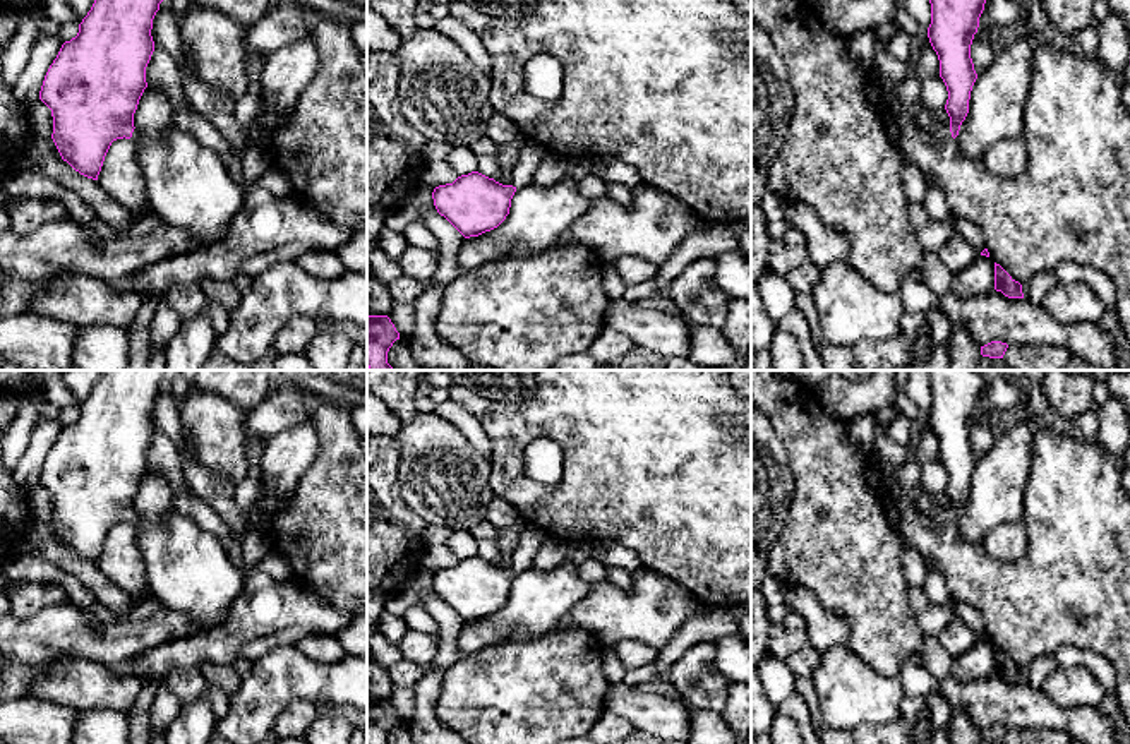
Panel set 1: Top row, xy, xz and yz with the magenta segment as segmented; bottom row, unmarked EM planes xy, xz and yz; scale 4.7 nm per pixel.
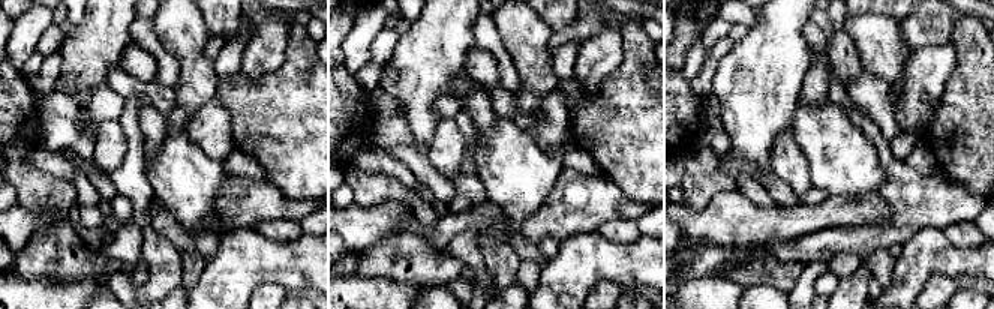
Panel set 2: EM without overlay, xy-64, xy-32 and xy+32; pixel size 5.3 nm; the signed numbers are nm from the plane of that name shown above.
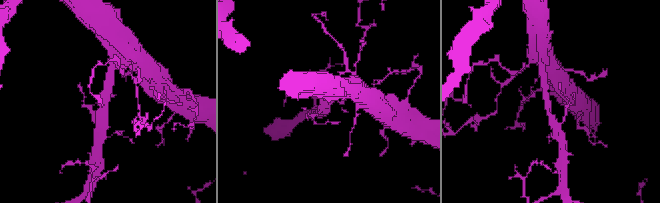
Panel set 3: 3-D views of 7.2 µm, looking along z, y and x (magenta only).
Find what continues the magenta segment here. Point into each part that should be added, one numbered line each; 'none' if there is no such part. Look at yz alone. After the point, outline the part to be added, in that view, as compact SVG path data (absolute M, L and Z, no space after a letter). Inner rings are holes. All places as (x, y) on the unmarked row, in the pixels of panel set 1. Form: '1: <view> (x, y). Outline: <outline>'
1: yz (923, 506). Outline: M924 492L921 499L911 502L912 509L924 516L931 525L936 528L943 528L947 525L952 525L950 511L938 511L931 504L931 494Z

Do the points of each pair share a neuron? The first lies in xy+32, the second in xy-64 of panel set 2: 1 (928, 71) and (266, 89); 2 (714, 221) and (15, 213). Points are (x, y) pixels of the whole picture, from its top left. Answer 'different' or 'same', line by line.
1: different
2: same

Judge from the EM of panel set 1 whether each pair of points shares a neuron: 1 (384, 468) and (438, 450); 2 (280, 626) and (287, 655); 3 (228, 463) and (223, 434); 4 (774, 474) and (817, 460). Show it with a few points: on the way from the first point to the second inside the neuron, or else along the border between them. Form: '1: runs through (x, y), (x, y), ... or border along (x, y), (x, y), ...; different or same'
1: border along (395, 438), (400, 448), (400, 491), (407, 503); different
2: border along (294, 643), (273, 647), (252, 662); different
3: runs through (227, 456), (223, 453), (223, 441); same
4: border along (774, 431), (784, 446), (793, 475), (789, 510); different

